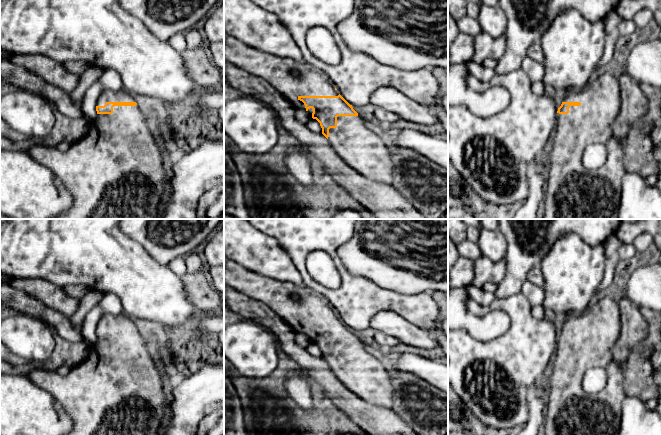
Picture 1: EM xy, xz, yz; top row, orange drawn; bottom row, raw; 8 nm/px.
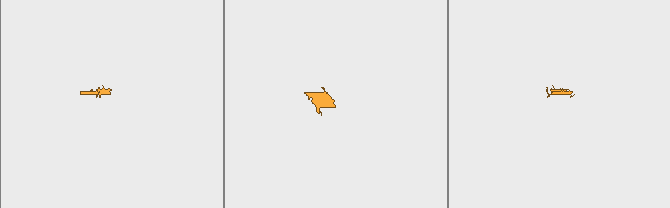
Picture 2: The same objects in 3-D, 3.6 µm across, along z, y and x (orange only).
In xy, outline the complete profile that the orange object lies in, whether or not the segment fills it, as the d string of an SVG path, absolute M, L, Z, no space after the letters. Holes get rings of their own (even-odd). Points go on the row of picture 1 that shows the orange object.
M125 89L120 91L104 91L97 100L96 111L97 116L90 122L87 134L80 140L70 143L70 147L66 151L62 152L55 147L44 144L36 144L27 151L35 161L51 170L72 194L72 206L67 212L60 215L58 219L160 219L161 214L158 208L164 196L164 188L167 183L163 167L165 156L154 131L147 126L147 114L139 108L133 98L133 94L127 92Z

